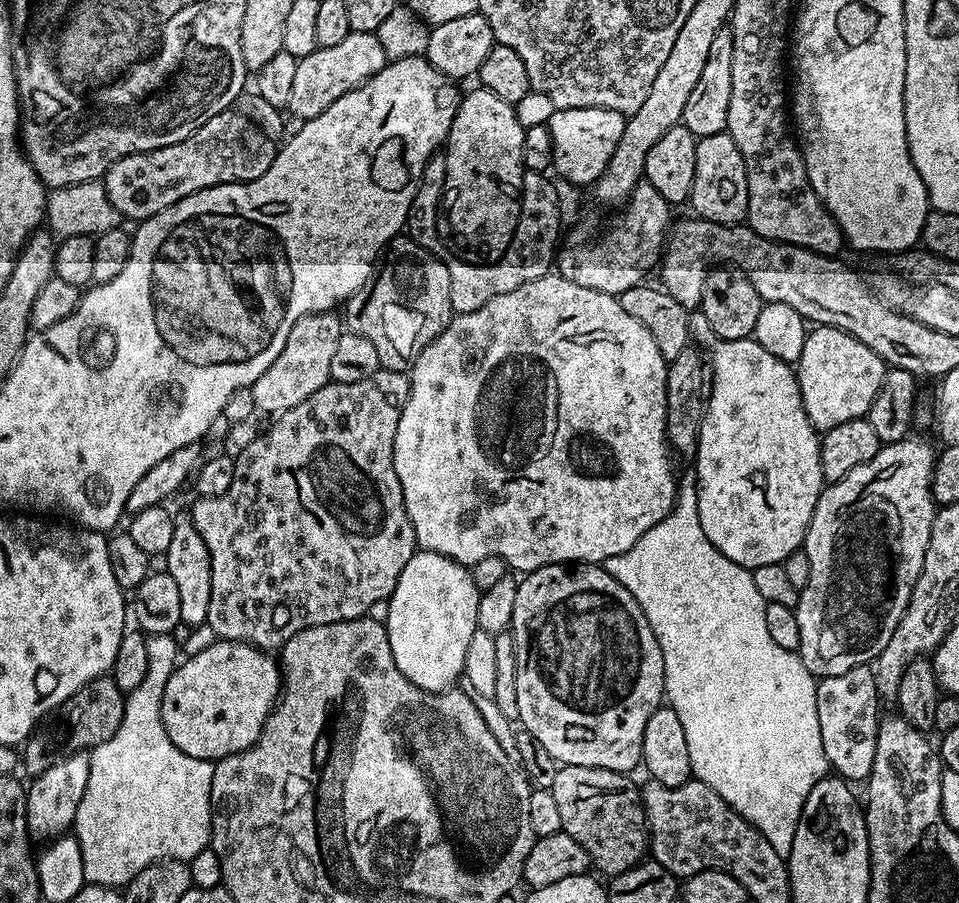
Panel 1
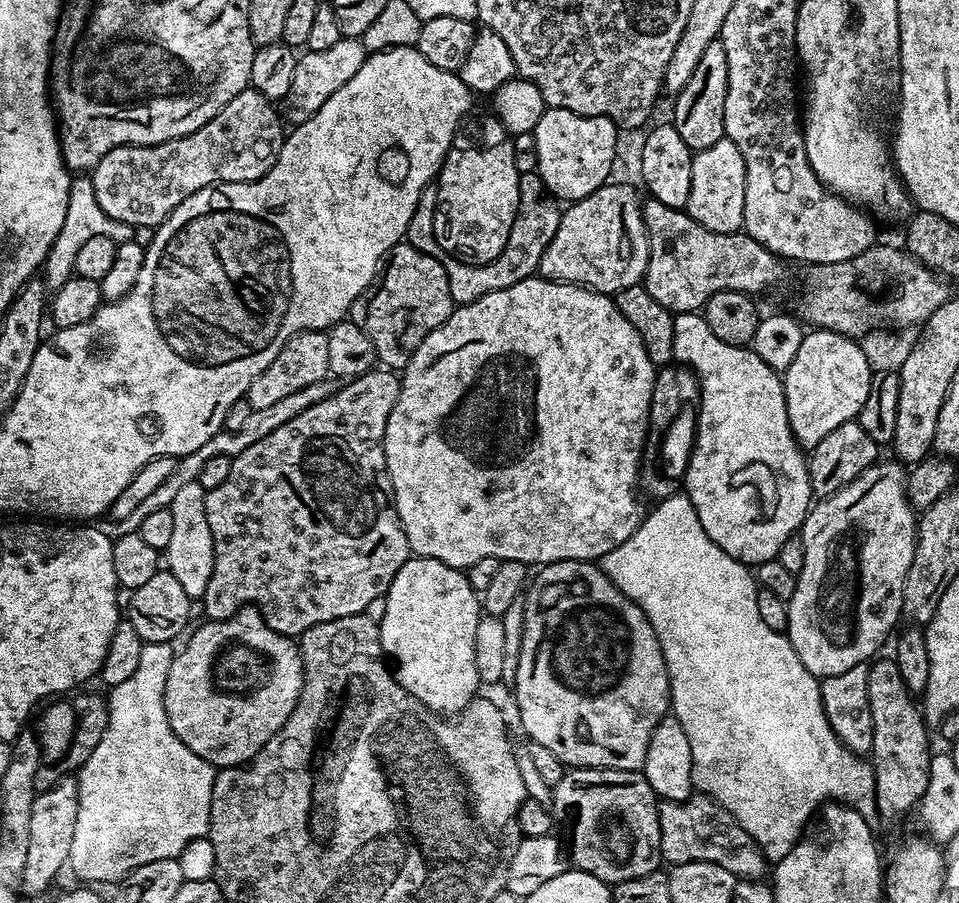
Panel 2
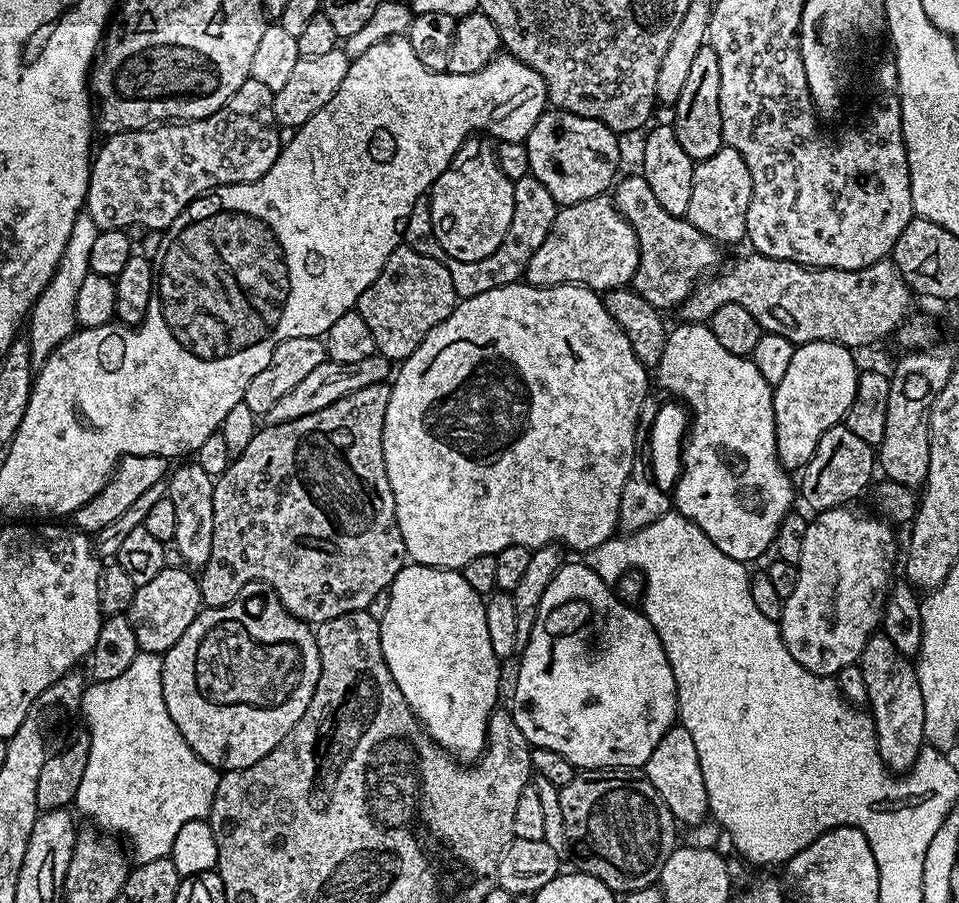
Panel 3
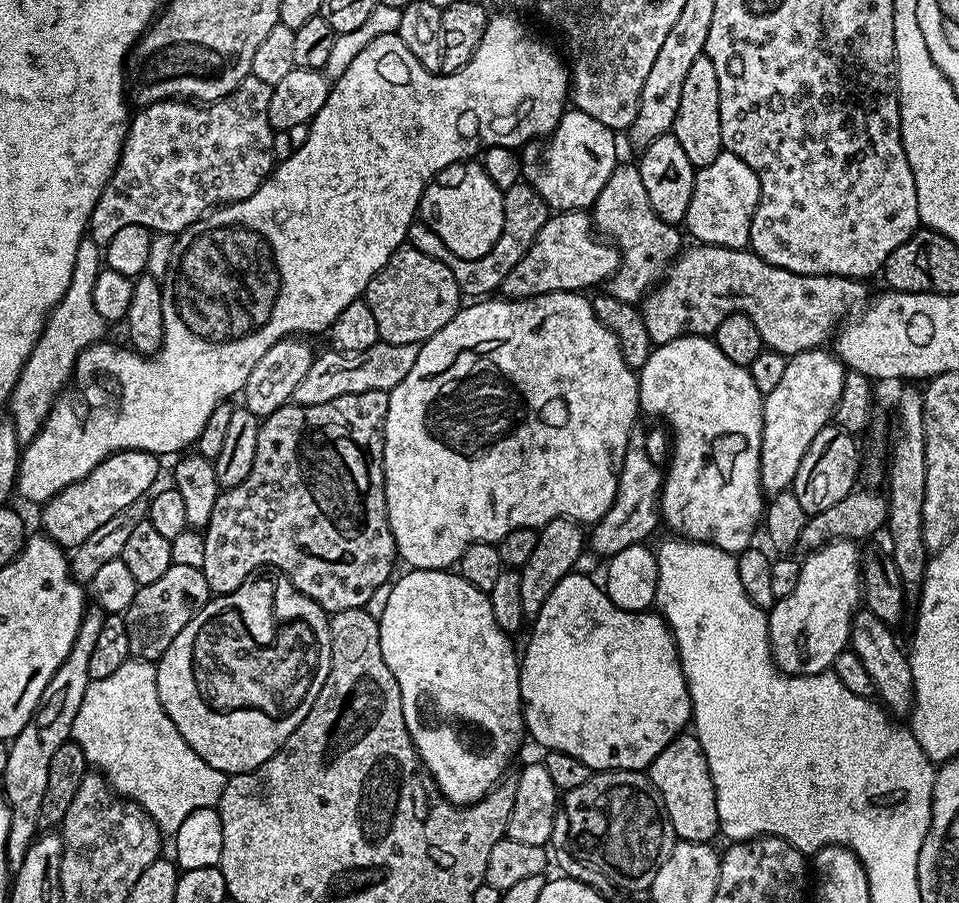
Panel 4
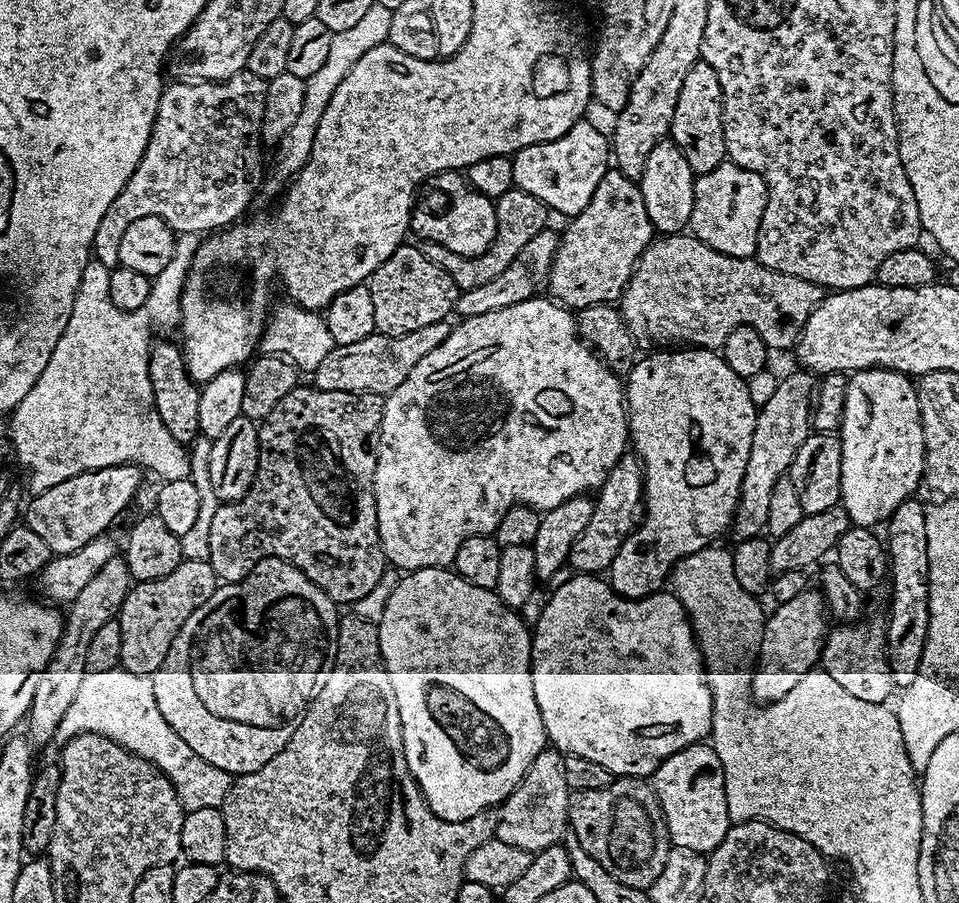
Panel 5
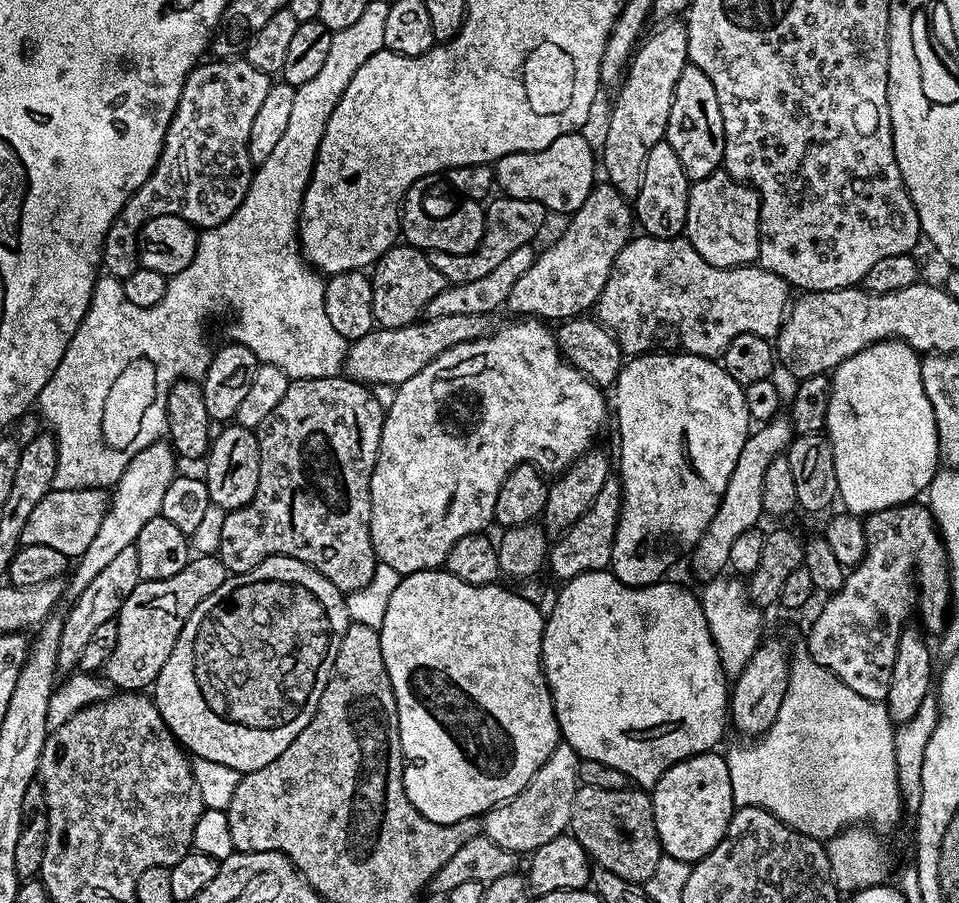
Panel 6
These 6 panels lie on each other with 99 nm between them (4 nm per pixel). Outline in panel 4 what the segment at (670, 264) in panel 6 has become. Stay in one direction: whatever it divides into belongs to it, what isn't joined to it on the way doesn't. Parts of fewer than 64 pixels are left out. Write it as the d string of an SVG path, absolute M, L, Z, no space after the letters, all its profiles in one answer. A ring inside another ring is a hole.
M701 243L692 247L696 248L685 247L681 251L664 279L642 301L646 330L650 333L653 345L674 342L674 338L683 336L711 337L718 330L722 318L735 312L745 312L750 322L758 326L758 334L762 334L765 349L781 352L791 358L800 352L827 345L827 340L829 343L830 337L849 319L850 314L855 313L869 299L864 280L845 276L794 274L790 270L782 270L766 263L751 250L719 248L713 244Z

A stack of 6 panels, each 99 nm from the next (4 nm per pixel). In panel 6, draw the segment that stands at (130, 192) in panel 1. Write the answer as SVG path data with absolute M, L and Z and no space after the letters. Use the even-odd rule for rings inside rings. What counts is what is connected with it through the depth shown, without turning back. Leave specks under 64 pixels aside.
M212 58L212 61L201 62L193 68L190 75L186 78L186 82L182 86L182 94L180 101L176 107L174 118L170 122L170 126L166 130L166 138L164 145L160 151L158 162L154 166L154 170L150 174L150 178L146 178L146 182L142 182L142 186L135 192L126 203L122 206L122 210L114 218L114 222L110 222L110 230L106 230L106 238L104 239L104 249L100 255L102 268L109 276L115 276L117 280L124 281L130 274L134 274L134 270L140 267L140 232L146 226L146 222L150 222L150 218L158 218L166 214L174 214L178 218L182 218L186 222L196 225L197 229L213 228L228 220L230 214L234 214L234 210L238 210L238 206L242 202L242 198L246 198L248 187L252 181L254 165L250 158L250 126L254 122L254 117L258 114L258 109L262 107L262 102L266 99L266 94L270 90L273 81L270 79L269 73L258 70L258 66L250 66L250 62L246 58Z

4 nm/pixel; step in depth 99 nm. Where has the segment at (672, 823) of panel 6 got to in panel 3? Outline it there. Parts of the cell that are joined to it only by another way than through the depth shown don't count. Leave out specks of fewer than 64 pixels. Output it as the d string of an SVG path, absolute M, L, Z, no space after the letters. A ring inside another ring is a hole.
M673 726L662 734L662 742L654 746L654 754L644 763L643 775L658 790L662 802L676 819L677 825L691 826L701 824L709 819L708 799L706 798L706 781L702 779L702 762L698 762L698 750L694 747L694 738L690 730L682 726Z

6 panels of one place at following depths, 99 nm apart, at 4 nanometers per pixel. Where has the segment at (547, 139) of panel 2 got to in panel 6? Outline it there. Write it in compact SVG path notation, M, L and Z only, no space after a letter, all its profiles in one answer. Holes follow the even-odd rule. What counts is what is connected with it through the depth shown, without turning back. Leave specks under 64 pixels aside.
M571 132L537 152L515 152L496 161L496 188L503 195L542 202L549 212L571 214L579 210L582 202L597 183L598 156L592 153L588 140L580 132Z

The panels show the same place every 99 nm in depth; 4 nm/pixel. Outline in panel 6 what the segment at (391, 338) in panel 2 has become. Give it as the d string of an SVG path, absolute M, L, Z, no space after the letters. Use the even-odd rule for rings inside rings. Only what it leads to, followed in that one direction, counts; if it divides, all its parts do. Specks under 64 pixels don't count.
M394 246L376 261L370 272L372 281L372 313L381 328L401 328L415 324L424 316L424 308L446 286L445 278L430 266L427 255L416 246Z

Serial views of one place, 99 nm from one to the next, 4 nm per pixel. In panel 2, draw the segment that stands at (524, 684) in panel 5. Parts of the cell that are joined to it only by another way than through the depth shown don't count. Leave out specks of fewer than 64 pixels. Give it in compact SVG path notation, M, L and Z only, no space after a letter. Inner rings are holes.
M413 555L402 570L394 574L394 582L386 593L386 614L378 622L380 645L394 665L396 679L431 712L459 714L481 691L482 681L474 656L474 630L478 630L481 615L481 597L459 568L451 568L446 566L446 562L438 562L434 558Z

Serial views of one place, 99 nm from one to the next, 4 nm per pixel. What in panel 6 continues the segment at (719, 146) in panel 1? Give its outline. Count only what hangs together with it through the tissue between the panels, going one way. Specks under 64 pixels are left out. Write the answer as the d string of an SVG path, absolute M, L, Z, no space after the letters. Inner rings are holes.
M717 170L706 178L695 181L688 189L688 223L686 239L710 262L719 268L743 268L760 259L760 196L755 188L741 184L723 170Z

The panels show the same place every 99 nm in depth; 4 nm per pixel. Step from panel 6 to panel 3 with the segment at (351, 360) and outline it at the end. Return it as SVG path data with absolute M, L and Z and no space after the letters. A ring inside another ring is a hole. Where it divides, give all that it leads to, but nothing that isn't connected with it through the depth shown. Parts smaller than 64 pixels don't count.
M374 355L361 358L358 362L334 362L325 359L307 378L302 378L294 390L289 390L268 412L263 413L265 425L294 422L294 418L306 418L306 414L314 414L314 410L326 410L330 402L338 402L346 394L354 394L354 390L366 390L366 386L385 383L390 376L390 362L385 356ZM389 368L389 372L388 372ZM388 376L388 377L387 377Z

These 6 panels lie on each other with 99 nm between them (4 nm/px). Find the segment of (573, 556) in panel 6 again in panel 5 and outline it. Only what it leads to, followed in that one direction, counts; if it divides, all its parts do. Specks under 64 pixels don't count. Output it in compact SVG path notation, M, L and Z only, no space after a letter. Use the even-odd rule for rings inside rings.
M625 454L606 474L606 482L595 493L594 514L590 514L590 523L574 546L570 546L567 567L576 574L604 574L612 567L614 558L620 553L622 542L632 533L638 523L638 517L642 512L644 502L644 469L639 456ZM637 515L637 516L636 516Z

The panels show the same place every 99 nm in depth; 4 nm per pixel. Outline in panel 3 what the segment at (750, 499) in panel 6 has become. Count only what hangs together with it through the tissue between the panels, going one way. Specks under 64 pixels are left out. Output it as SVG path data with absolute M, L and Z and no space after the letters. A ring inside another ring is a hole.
M810 342L799 345L794 350L794 358L790 358L790 367L782 377L782 382L778 382L772 389L776 456L785 470L805 468L814 450L818 450L818 438L822 438L822 434L826 434L826 430L830 430L835 424L841 423L844 415L850 410L850 402L854 402L860 377L856 360L852 356L855 356L853 349L838 342Z

